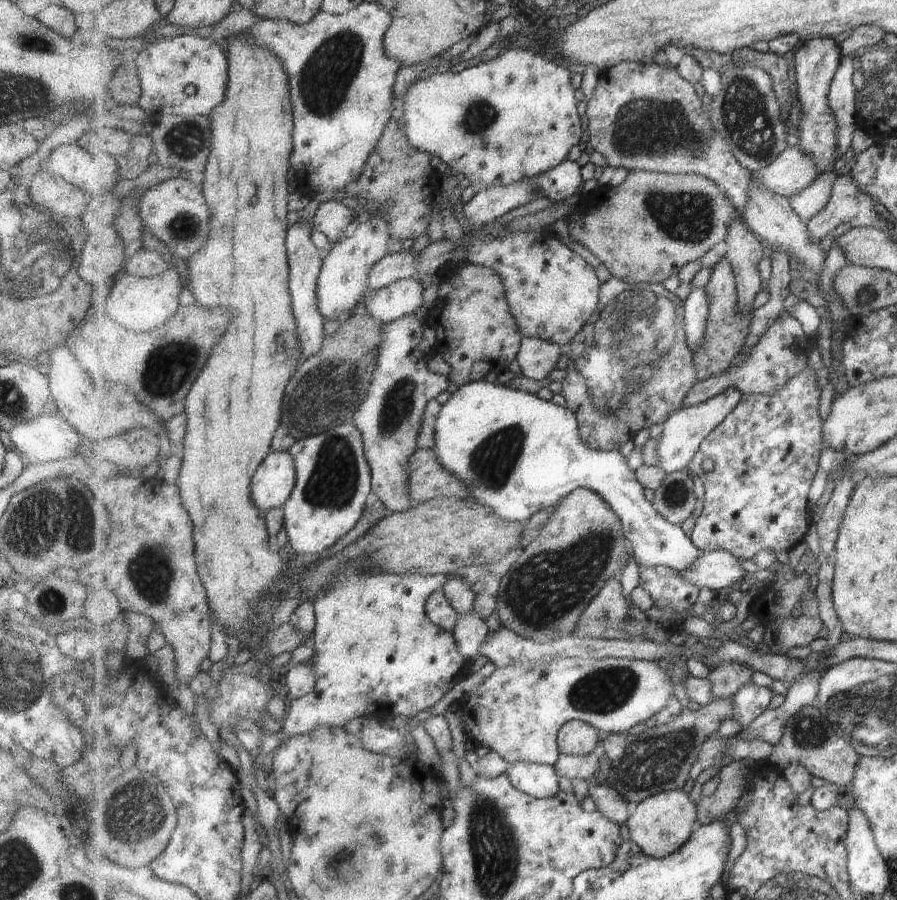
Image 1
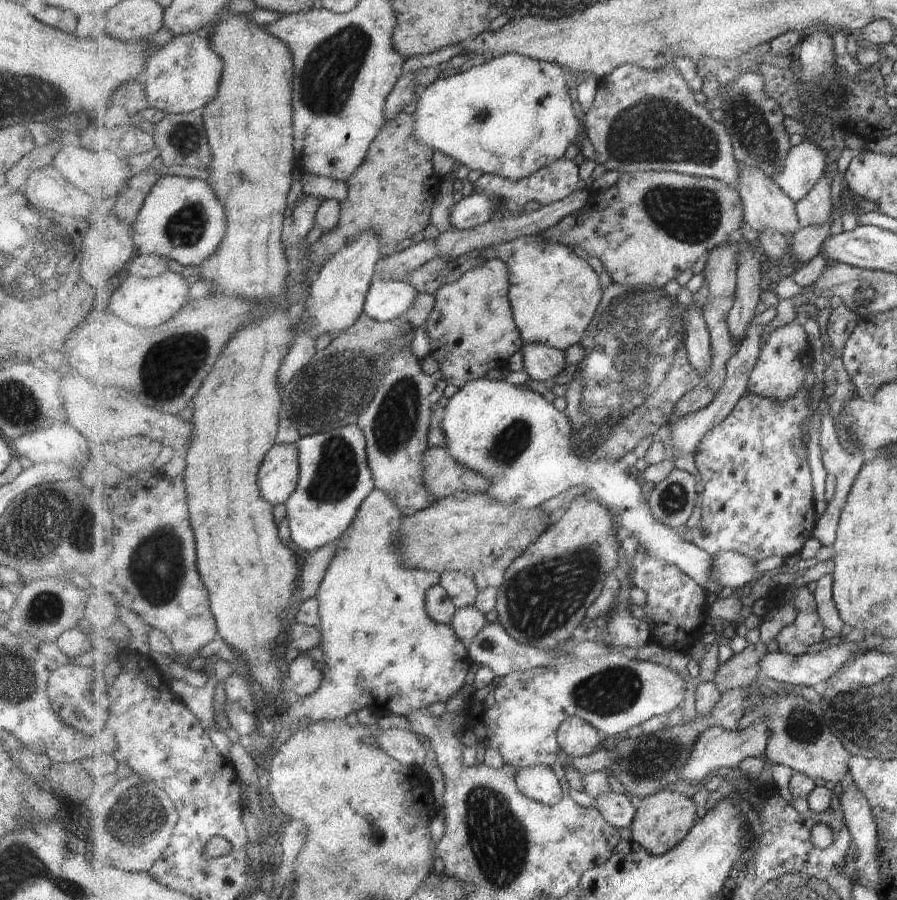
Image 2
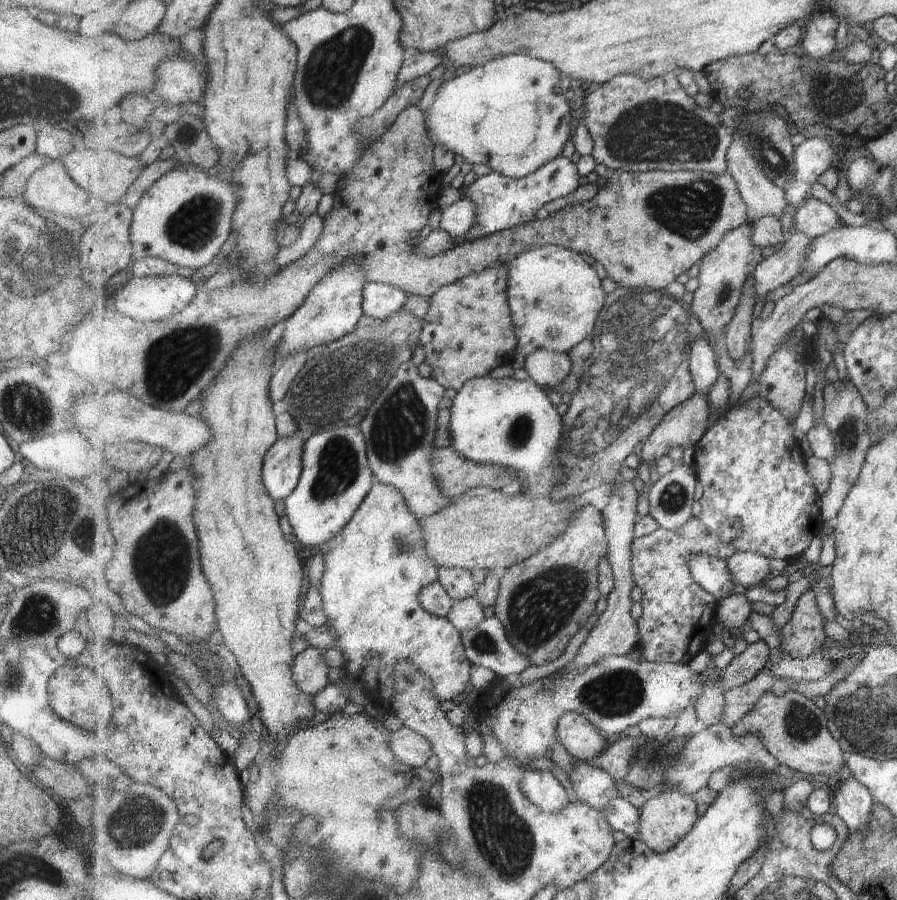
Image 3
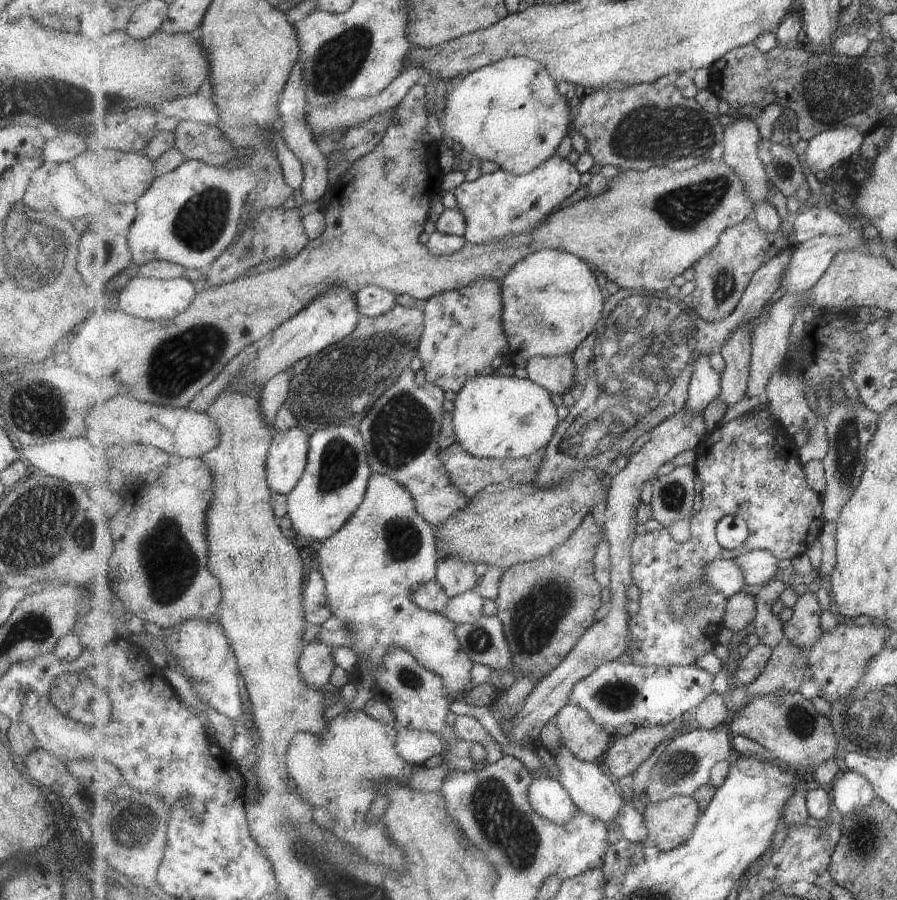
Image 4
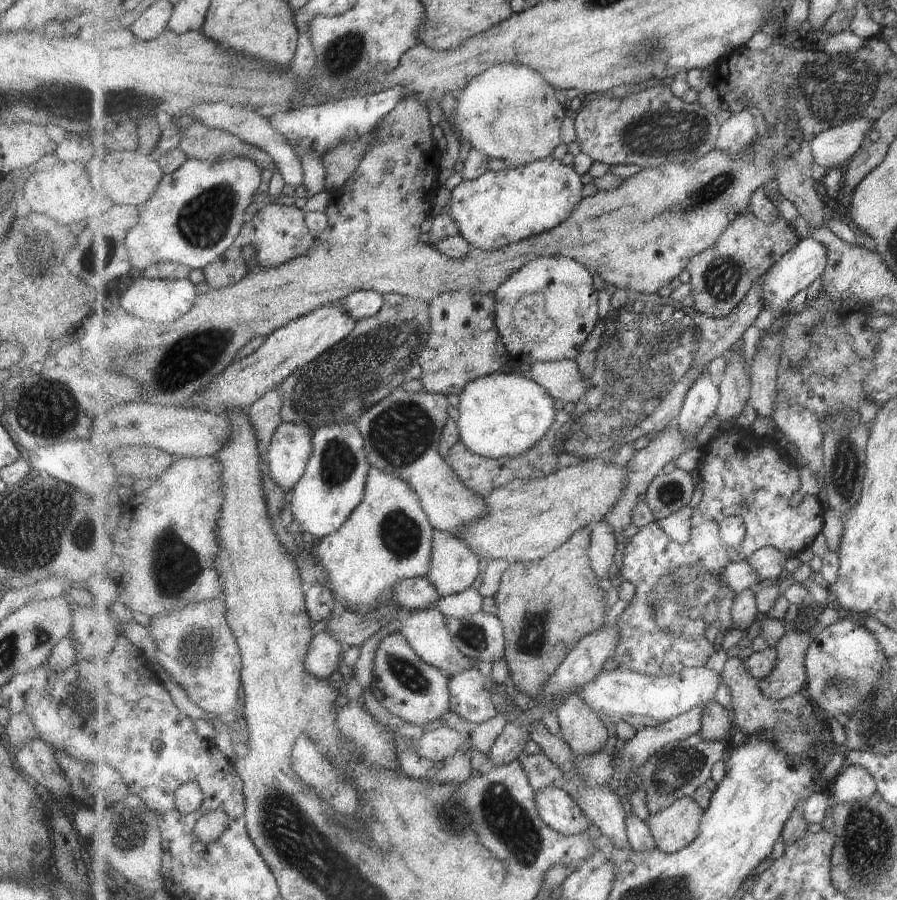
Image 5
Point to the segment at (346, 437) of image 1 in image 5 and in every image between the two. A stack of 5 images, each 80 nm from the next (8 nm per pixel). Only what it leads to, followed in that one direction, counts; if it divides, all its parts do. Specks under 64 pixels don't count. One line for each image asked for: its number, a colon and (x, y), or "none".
2: (336, 478)
3: (337, 478)
4: (335, 483)
5: (334, 484)

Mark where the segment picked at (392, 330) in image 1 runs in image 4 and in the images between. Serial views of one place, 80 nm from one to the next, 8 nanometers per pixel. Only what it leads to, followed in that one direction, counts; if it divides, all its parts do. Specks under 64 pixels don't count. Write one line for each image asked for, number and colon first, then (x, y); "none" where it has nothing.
2: (396, 425)
3: (400, 429)
4: (402, 431)

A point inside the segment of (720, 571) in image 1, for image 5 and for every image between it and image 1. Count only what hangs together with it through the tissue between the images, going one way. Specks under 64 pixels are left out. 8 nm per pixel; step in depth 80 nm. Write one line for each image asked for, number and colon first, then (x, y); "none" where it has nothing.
2: (734, 569)
3: (749, 568)
4: (759, 567)
5: (769, 562)

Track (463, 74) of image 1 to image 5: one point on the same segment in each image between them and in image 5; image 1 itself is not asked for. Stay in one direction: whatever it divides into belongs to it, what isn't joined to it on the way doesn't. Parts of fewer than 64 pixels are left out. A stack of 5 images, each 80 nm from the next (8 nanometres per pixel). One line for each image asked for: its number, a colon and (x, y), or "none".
2: (511, 116)
3: (509, 113)
4: (511, 113)
5: (511, 112)

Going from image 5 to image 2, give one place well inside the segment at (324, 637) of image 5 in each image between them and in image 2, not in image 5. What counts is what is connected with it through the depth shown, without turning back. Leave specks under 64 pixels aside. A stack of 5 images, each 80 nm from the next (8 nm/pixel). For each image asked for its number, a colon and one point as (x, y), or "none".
2: (306, 678)
3: (310, 672)
4: (316, 664)

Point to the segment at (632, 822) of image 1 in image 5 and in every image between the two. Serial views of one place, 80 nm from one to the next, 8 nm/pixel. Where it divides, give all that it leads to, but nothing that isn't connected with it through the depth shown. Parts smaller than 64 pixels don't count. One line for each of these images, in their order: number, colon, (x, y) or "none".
2: (663, 820)
3: (668, 817)
4: (670, 824)
5: (674, 829)

